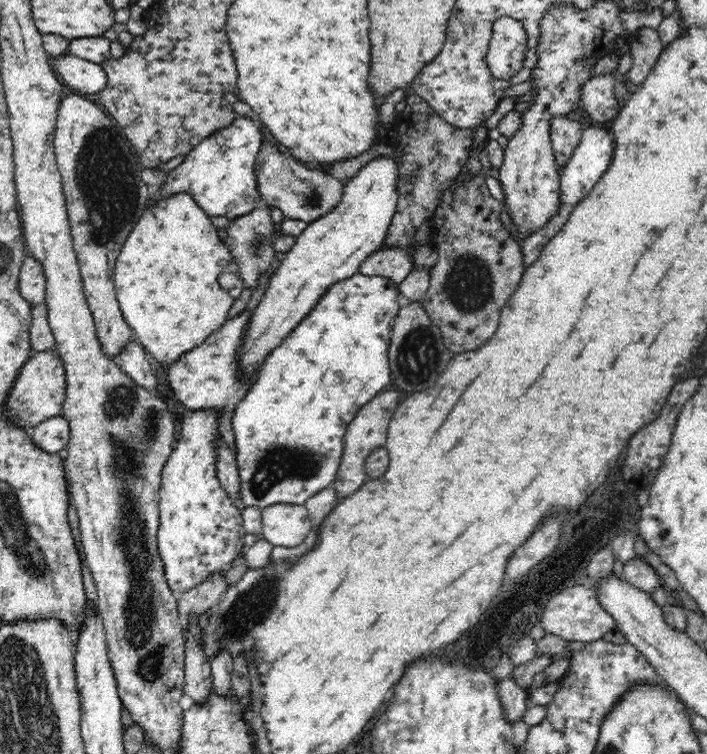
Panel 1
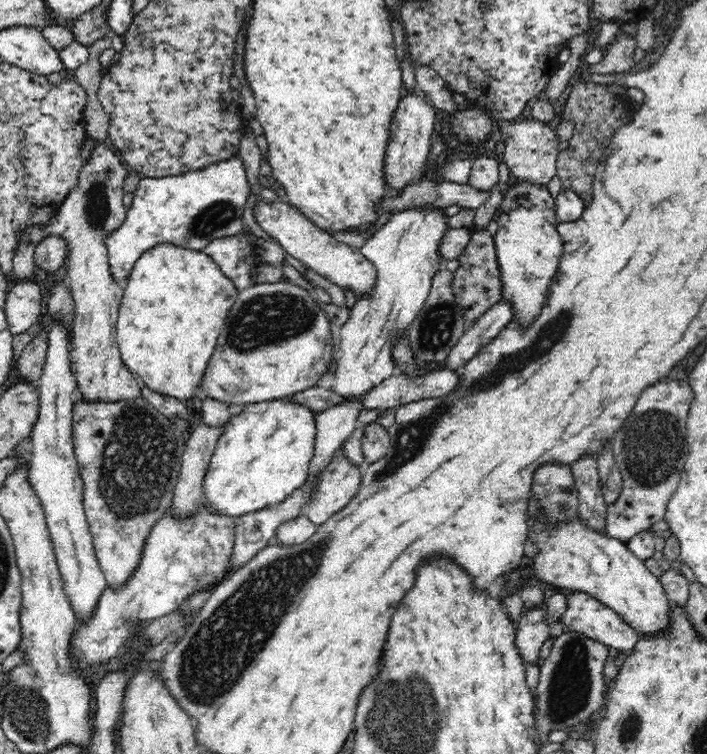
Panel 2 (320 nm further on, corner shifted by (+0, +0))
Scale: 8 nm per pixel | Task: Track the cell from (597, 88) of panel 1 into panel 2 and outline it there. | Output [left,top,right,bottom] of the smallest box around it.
[588,31,636,75]

